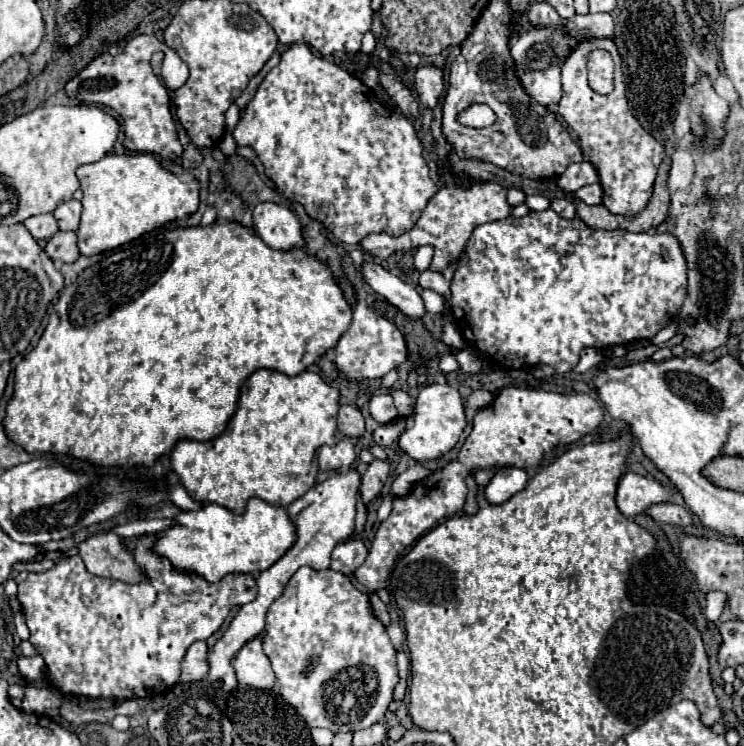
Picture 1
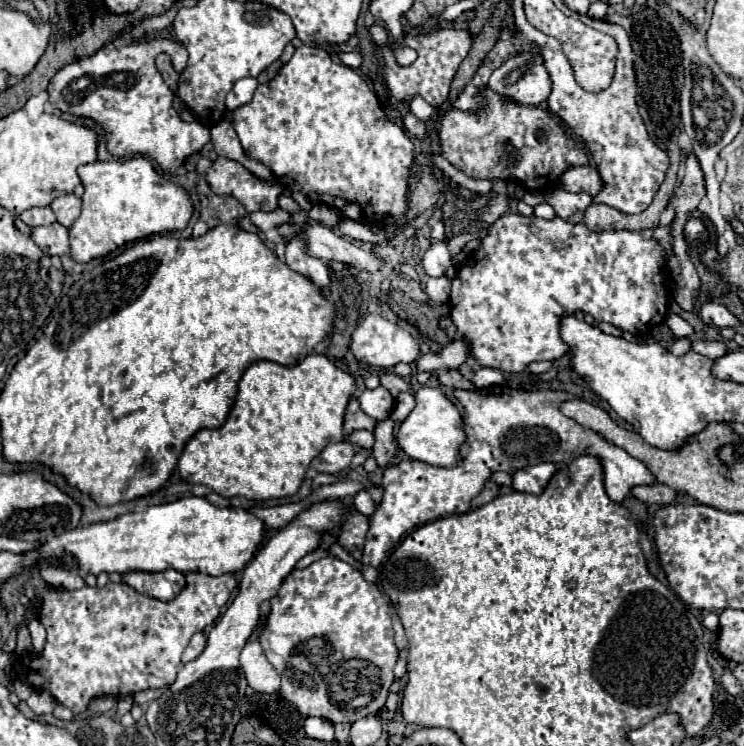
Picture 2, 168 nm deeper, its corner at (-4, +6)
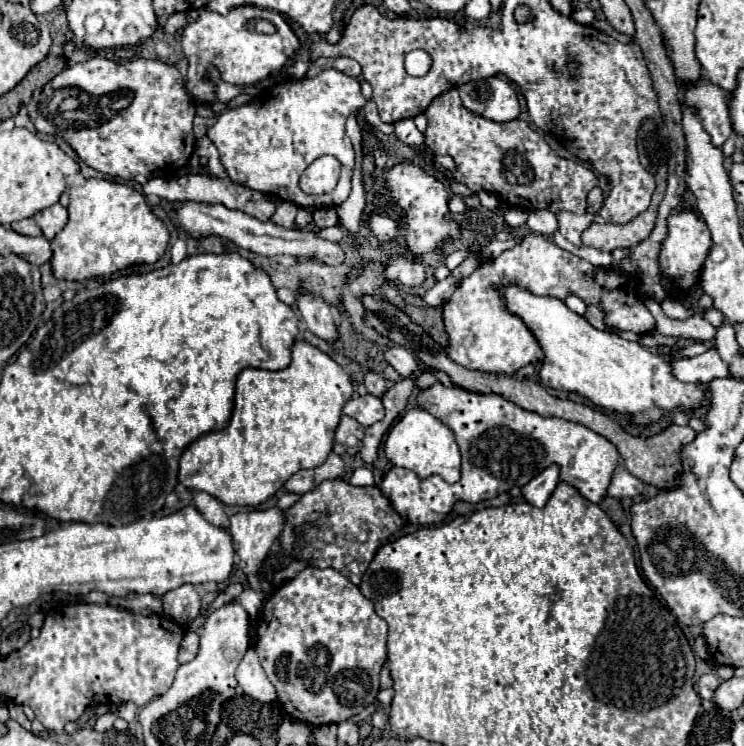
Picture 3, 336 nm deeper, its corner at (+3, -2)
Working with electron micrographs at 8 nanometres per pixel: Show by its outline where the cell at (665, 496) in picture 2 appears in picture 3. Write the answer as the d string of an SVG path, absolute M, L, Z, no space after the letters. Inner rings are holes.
M622 464L616 466L610 486L608 486L608 496L614 498L636 498L644 492L644 482L632 476Z

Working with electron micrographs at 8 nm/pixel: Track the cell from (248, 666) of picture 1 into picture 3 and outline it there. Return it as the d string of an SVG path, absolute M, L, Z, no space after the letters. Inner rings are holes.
M252 648L242 658L242 662L236 670L236 680L242 686L244 694L248 694L250 698L256 698L260 702L274 702L276 700L276 688L266 678L266 674L258 662L258 656Z

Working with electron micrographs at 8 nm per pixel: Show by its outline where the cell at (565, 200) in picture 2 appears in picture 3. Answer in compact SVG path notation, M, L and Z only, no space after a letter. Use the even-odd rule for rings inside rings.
M558 212L558 224L560 224L560 234L572 242L574 246L580 246L580 236L582 232L596 220L594 214L572 214L572 212Z

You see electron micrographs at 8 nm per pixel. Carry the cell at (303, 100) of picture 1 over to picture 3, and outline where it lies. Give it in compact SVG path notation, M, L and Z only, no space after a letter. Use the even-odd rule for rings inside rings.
M324 70L316 78L298 78L284 84L276 84L266 92L258 94L258 100L248 102L240 108L234 108L232 112L224 112L216 124L208 130L208 138L214 142L214 146L220 152L220 162L234 182L240 182L256 192L274 194L280 200L292 202L302 208L332 208L342 204L350 194L350 178L354 170L354 148L350 138L346 136L346 118L352 110L362 110L366 104L358 80L338 72L338 70ZM320 156L334 156L340 162L340 180L338 186L322 196L308 196L300 190L300 170L304 170L308 164L312 164Z

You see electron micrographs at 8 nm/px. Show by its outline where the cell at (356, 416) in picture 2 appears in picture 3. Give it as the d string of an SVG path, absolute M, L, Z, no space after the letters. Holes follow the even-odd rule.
M342 416L340 424L336 428L336 442L344 444L350 434L356 436L358 440L362 440L364 438L364 426L360 422L356 422L354 418L350 418L350 416Z

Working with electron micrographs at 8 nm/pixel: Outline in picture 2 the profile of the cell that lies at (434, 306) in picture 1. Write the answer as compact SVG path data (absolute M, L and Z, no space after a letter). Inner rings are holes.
M447 276L441 278L429 278L425 284L425 292L427 296L435 302L435 304L449 304L449 294L451 294L451 280Z

